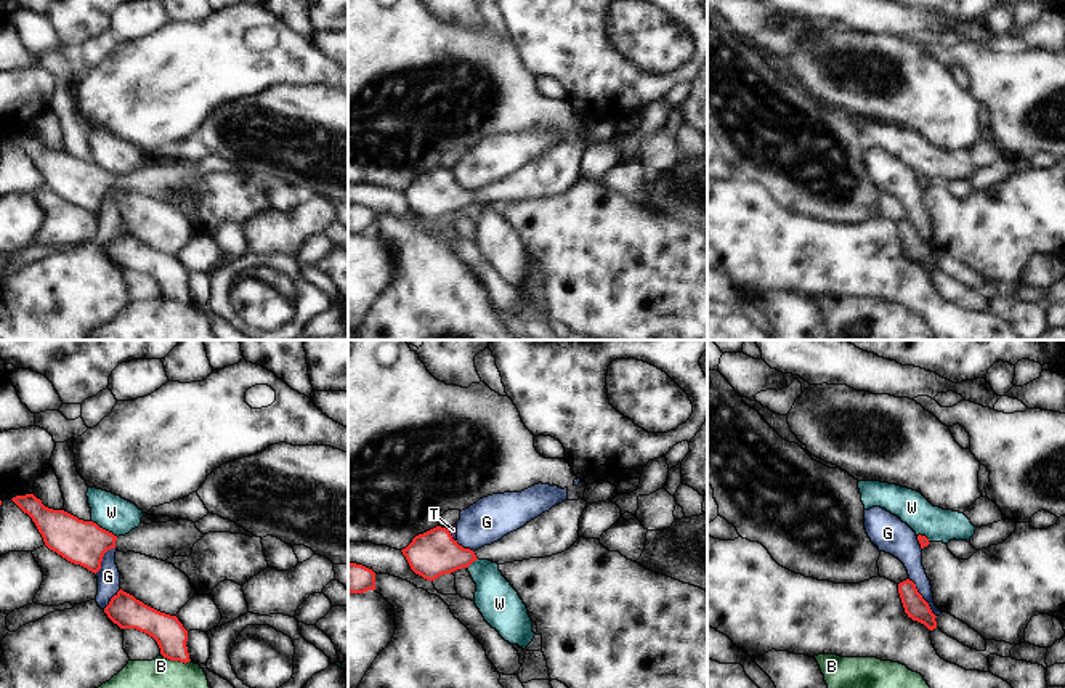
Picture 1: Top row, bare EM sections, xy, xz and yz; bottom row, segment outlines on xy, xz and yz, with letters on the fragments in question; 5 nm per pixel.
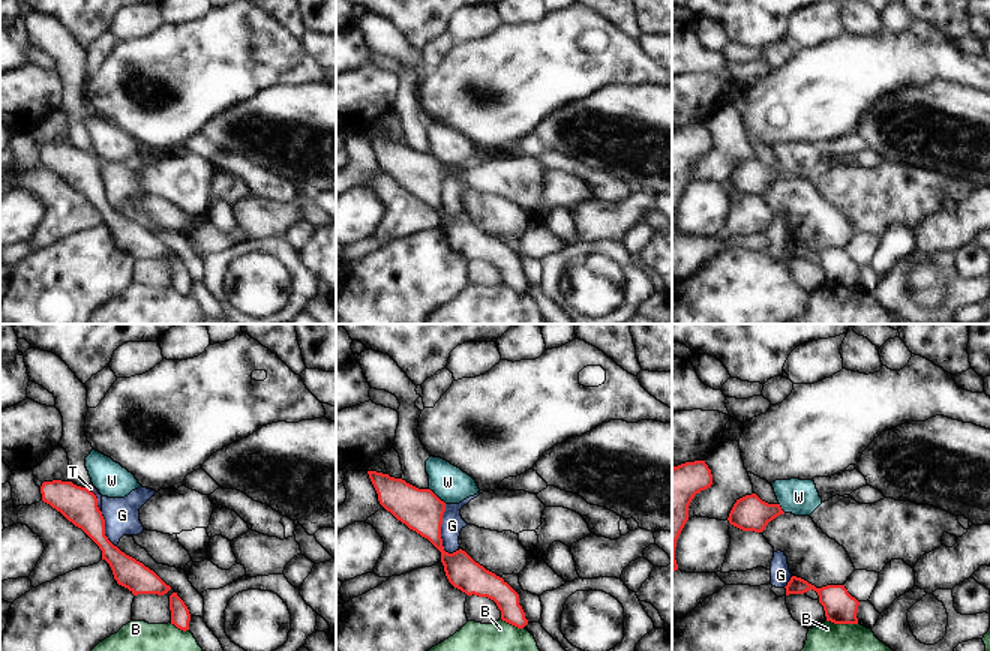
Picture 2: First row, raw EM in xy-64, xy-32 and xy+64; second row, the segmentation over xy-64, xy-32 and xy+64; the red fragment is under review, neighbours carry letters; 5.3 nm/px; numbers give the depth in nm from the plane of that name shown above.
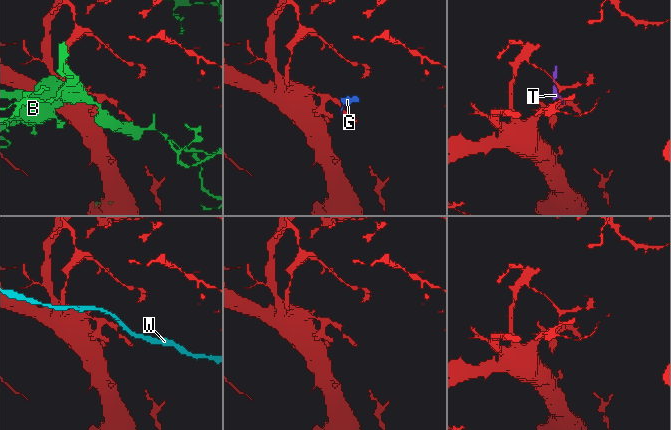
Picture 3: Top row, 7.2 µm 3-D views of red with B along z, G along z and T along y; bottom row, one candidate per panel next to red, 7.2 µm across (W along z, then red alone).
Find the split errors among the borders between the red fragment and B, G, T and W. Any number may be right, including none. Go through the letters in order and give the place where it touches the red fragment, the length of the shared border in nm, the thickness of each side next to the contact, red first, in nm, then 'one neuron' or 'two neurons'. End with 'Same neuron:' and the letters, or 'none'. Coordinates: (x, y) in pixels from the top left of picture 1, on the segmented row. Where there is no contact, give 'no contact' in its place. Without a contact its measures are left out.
B: contact xy (175, 659); length 160 nm; calibres 160 and 160 nm; two neurons
G: contact yz (921, 597); length 240 nm; calibres 120 and 130 nm; two neurons
T: contact xz (451, 536); length 80 nm; calibres 220 and 40 nm; two neurons
W: contact xy (105, 530); length 160 nm; calibres 220 and 180 nm; two neurons
Same neuron: none

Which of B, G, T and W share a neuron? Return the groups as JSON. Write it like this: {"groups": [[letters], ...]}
{"groups": [["B"], ["G", "T"], ["W"]]}

